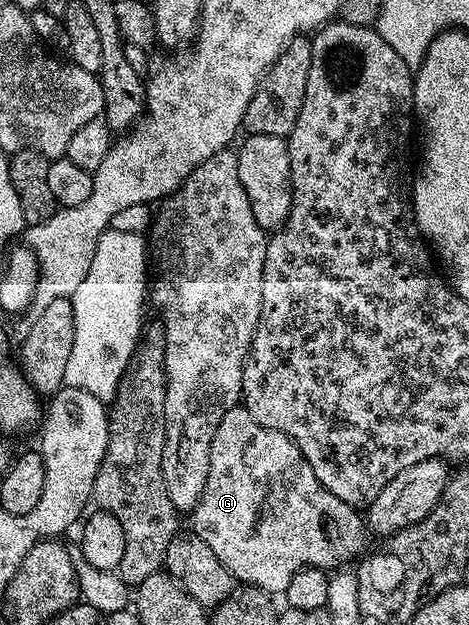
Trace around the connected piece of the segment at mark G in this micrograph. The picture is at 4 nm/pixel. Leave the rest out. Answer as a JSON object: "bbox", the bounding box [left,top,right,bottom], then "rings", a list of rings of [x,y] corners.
{"bbox":[190,407,369,595],"rings":[[[237,407],[229,413],[224,413],[214,431],[214,439],[210,443],[210,471],[206,475],[206,483],[198,503],[190,510],[190,517],[192,517],[191,532],[200,537],[202,543],[206,543],[206,547],[210,547],[210,551],[214,551],[214,555],[218,555],[220,562],[232,572],[237,582],[269,595],[283,594],[291,580],[306,569],[336,571],[347,566],[347,561],[353,560],[352,562],[355,562],[365,552],[364,544],[367,543],[369,537],[366,532],[365,518],[352,506],[342,503],[342,499],[338,499],[338,495],[326,491],[326,487],[322,487],[322,483],[318,483],[318,475],[314,475],[310,463],[306,463],[306,459],[298,451],[296,444],[283,431],[274,431],[270,427],[262,427],[243,407]]]}

